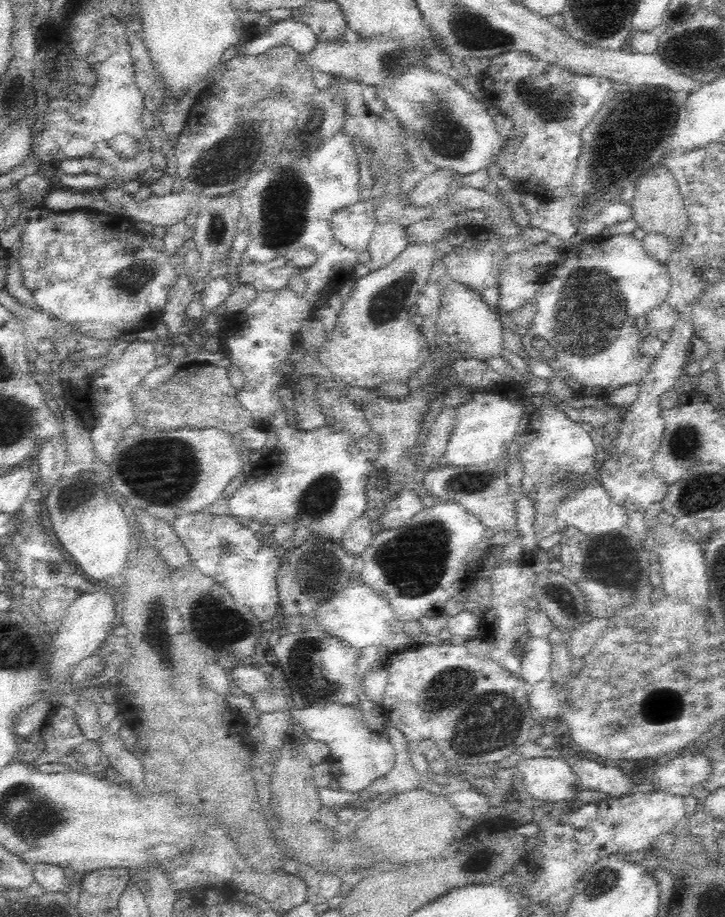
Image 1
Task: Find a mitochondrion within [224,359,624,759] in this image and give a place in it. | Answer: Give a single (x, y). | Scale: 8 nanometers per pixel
(490, 718)

